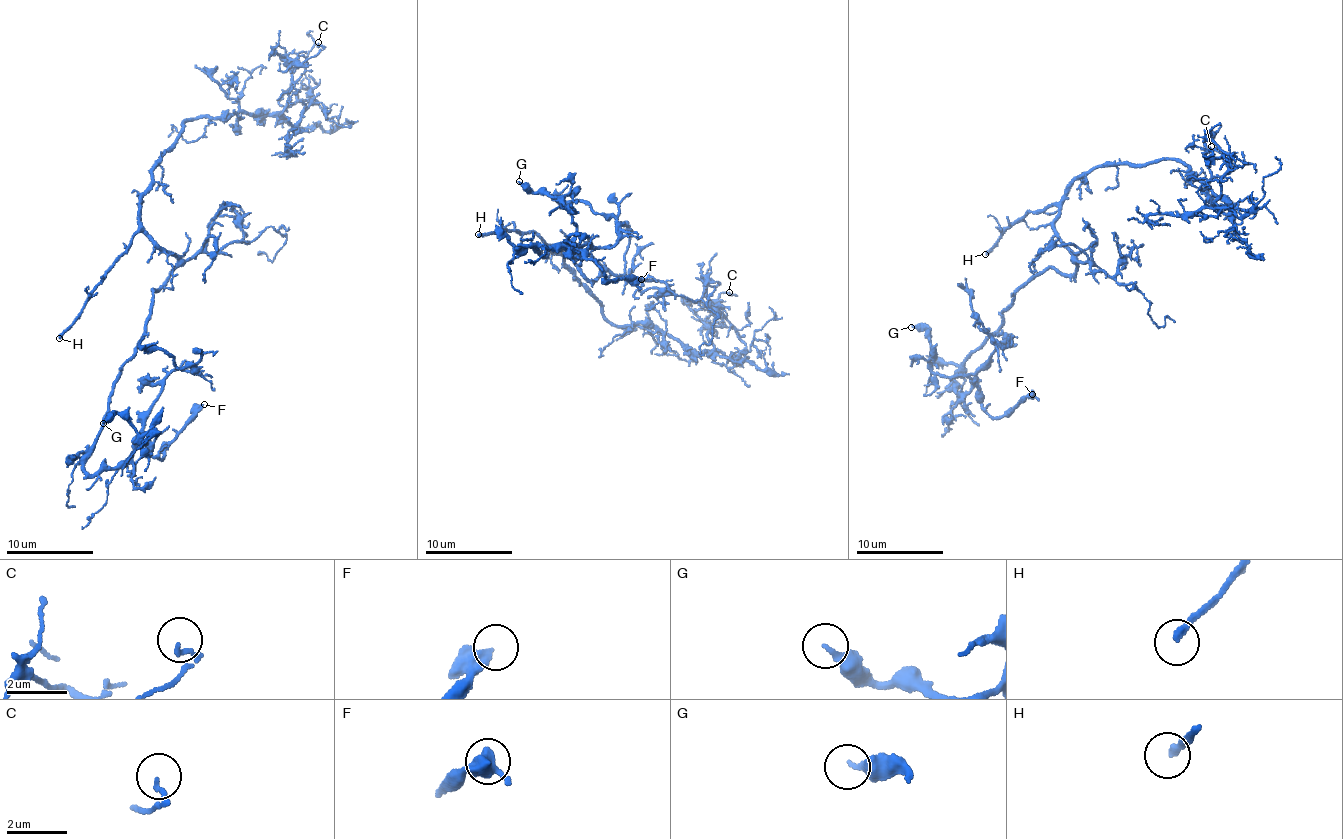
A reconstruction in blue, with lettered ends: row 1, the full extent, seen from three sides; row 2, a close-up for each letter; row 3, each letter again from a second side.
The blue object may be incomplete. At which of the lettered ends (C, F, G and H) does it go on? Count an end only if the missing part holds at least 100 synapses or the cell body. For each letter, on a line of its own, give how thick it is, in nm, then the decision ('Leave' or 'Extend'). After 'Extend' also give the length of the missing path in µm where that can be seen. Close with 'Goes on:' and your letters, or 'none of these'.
C: Thickness 130 nm. Leave
F: Thickness 340 nm. Leave
G: Thickness 280 nm. Leave
H: Thickness 240 nm. Extend. Missing length about 45 µm
Goes on: H

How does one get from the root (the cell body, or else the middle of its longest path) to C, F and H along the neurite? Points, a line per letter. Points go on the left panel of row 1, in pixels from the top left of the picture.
C: (172, 273), (177, 258), (141, 224), (157, 161), (189, 120), (285, 117), (285, 64), (313, 57), (318, 42)
F: (172, 273), (152, 291), (143, 339), (120, 367), (85, 469), (124, 466), (141, 440), (160, 459), (204, 404)
H: (172, 273), (177, 258), (142, 230), (136, 231), (59, 338)

